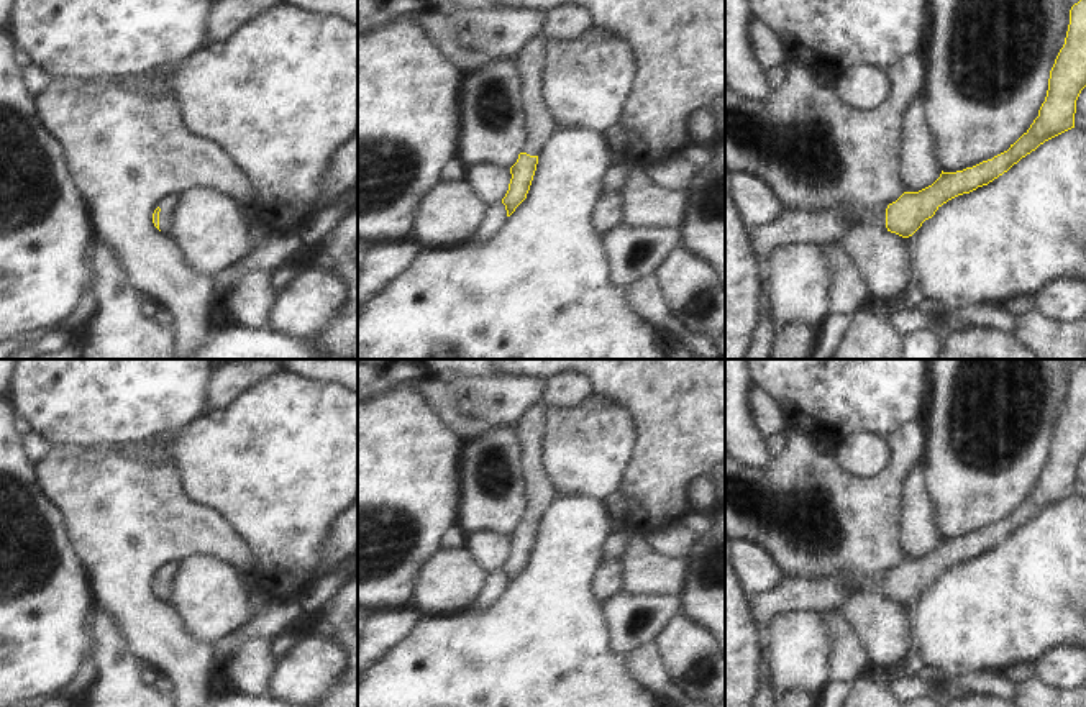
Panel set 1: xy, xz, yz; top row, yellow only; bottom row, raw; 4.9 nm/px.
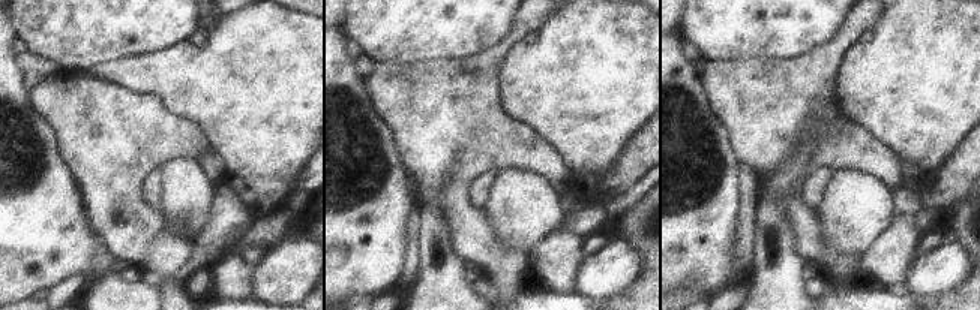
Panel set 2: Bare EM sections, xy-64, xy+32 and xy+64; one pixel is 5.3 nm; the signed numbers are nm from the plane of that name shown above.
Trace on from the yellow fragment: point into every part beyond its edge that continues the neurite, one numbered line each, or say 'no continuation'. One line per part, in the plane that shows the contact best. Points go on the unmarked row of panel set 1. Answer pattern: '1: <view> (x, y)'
1: xy (168, 571)

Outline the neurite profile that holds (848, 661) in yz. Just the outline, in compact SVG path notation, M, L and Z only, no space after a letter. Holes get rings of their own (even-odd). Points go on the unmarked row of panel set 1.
M840 607L824 612L824 615L828 618L828 630L835 638L830 650L830 679L855 682L869 669L869 658Z

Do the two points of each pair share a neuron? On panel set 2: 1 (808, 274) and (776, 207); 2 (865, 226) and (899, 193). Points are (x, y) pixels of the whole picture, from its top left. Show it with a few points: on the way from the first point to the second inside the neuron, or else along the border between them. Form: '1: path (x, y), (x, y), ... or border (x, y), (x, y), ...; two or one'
1: border (803, 264), (802, 280), (806, 285); two
2: border (890, 189), (896, 210); two

